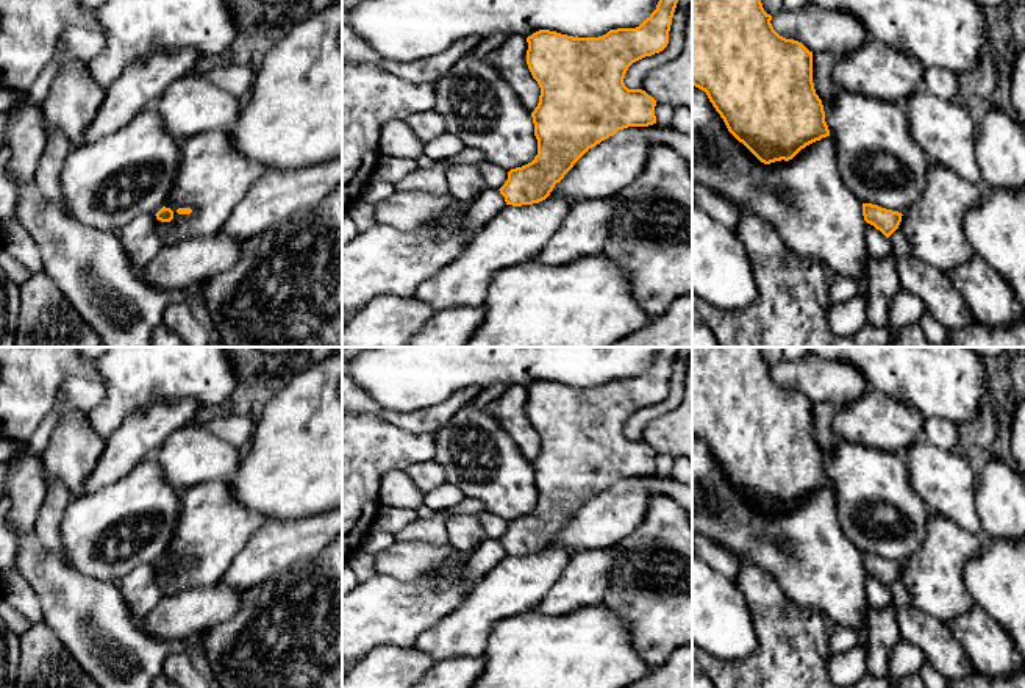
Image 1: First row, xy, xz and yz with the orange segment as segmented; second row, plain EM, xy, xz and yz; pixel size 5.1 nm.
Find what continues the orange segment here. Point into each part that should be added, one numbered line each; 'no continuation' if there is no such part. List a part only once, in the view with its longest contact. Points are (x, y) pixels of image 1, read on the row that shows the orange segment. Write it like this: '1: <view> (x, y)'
no continuation

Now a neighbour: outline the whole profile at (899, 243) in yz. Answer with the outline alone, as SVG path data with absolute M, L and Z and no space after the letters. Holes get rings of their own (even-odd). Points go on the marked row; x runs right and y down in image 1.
M900 222L898 228L888 239L891 242L891 249L892 249L892 253L895 256L908 256L908 255L912 255L911 253L911 247L908 244L908 239L903 235L902 222Z

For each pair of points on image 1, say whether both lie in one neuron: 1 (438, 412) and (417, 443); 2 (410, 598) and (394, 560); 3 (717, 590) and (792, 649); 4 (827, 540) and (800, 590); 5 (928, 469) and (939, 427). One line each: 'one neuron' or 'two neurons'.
1: two neurons
2: two neurons
3: two neurons
4: one neuron
5: two neurons

